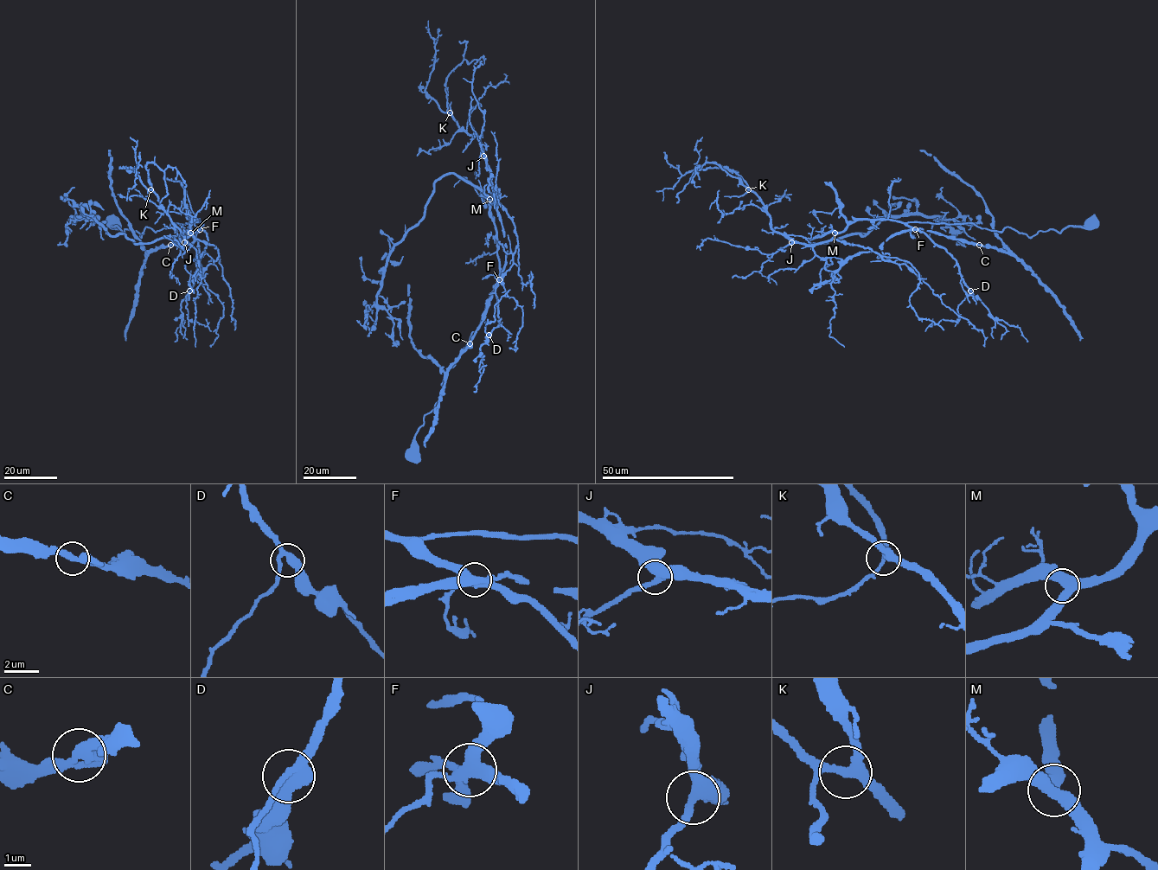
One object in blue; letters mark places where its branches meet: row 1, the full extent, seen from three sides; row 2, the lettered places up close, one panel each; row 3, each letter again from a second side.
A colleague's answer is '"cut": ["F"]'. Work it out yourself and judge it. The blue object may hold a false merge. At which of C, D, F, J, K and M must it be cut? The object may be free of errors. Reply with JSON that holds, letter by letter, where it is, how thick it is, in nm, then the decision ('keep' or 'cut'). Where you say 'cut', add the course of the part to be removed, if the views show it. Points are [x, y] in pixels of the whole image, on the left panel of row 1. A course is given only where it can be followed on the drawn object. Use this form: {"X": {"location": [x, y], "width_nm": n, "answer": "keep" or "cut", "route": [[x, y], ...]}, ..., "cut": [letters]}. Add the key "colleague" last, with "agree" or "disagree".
{"C": {"location": [170, 245], "width_nm": 280, "answer": "keep"}, "D": {"location": [189, 291], "width_nm": 440, "answer": "keep"}, "F": {"location": [200, 229], "width_nm": 550, "answer": "cut", "route": [[199, 229], [195, 228], [185, 239], [170, 245], [149, 252], [145, 250], [115, 198], [111, 186], [108, 150]]}, "J": {"location": [184, 242], "width_nm": 380, "answer": "keep"}, "K": {"location": [150, 189], "width_nm": 320, "answer": "keep"}, "M": {"location": [190, 233], "width_nm": 440, "answer": "keep"}, "cut": ["F"], "colleague": "agree"}

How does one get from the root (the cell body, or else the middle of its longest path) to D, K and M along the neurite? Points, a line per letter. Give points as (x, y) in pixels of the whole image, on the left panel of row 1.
D: (111, 224), (141, 237), (146, 227), (156, 231), (173, 222), (200, 221), (200, 275), (189, 291)
K: (111, 224), (141, 237), (146, 227), (156, 231), (198, 220), (190, 227), (190, 245), (150, 189)
M: (111, 224), (141, 237), (146, 227), (156, 231), (198, 220), (190, 233)

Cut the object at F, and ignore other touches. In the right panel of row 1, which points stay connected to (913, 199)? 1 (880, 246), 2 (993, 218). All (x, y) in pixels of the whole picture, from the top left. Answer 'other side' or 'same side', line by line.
1: other side
2: other side

